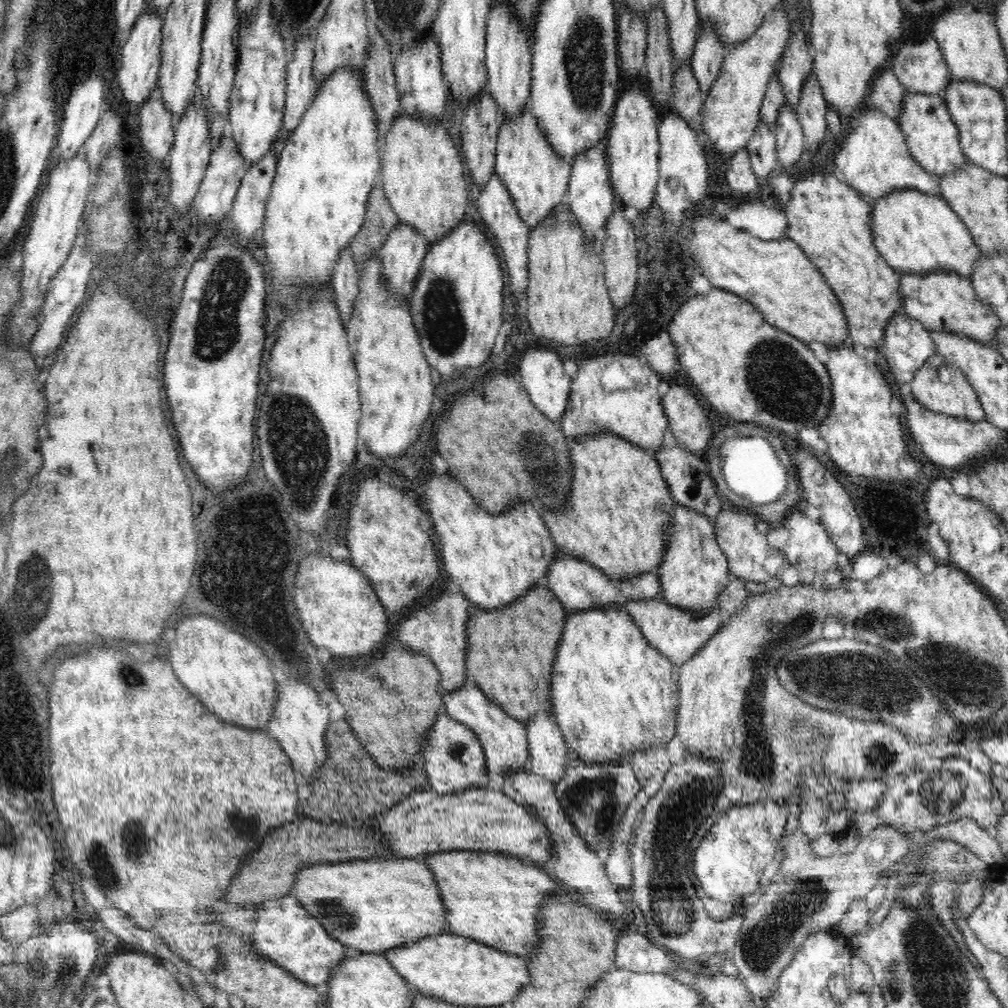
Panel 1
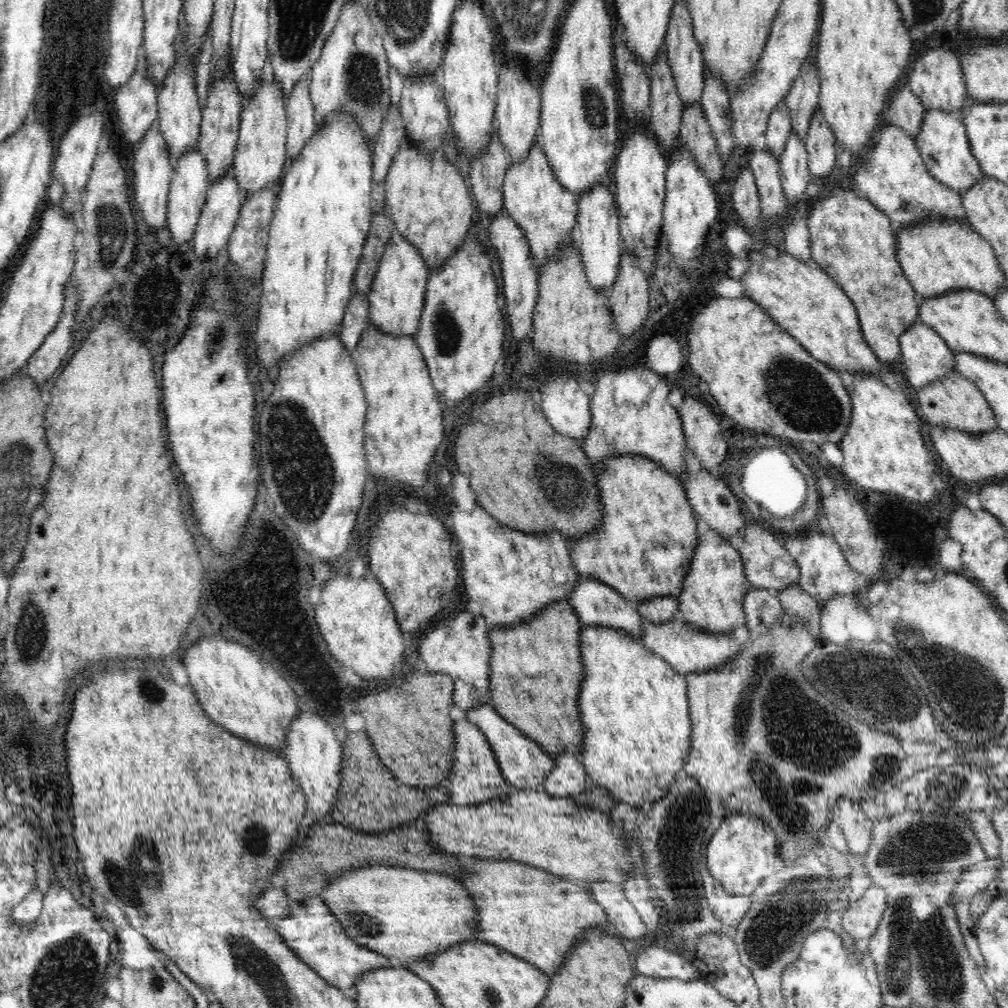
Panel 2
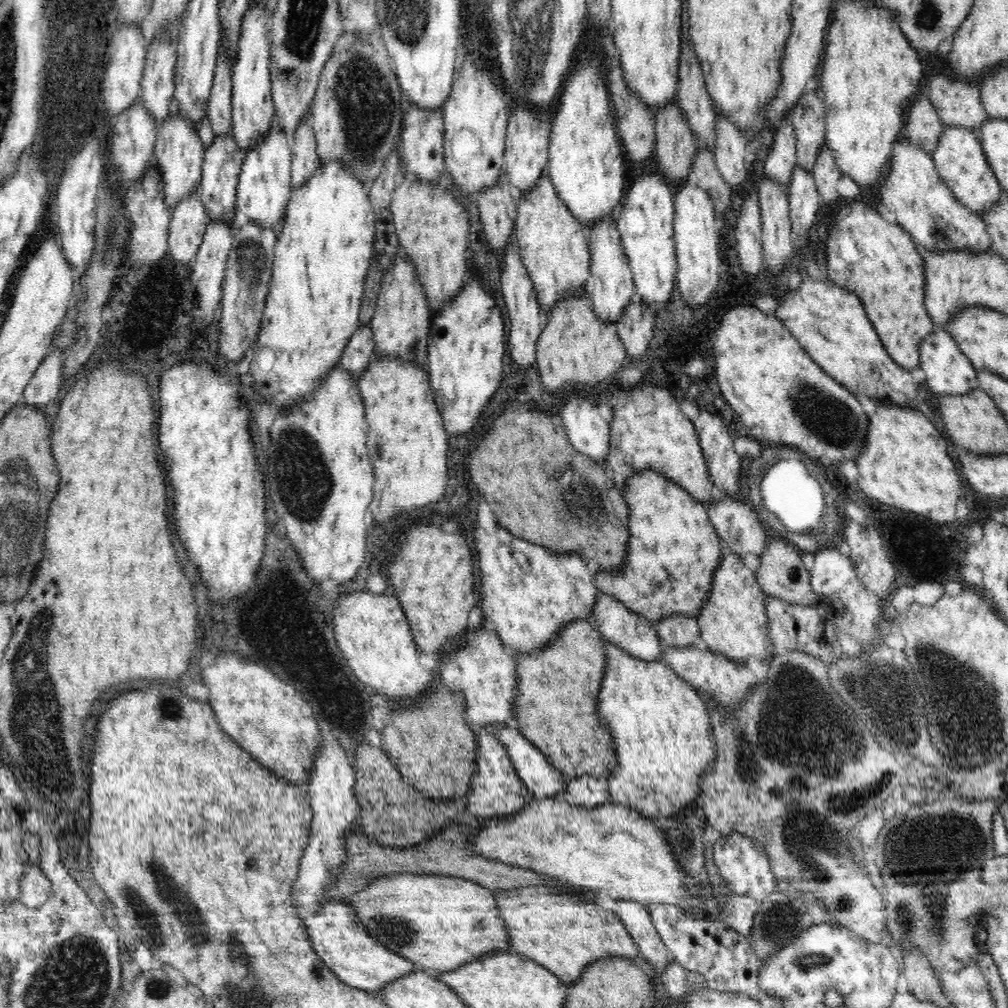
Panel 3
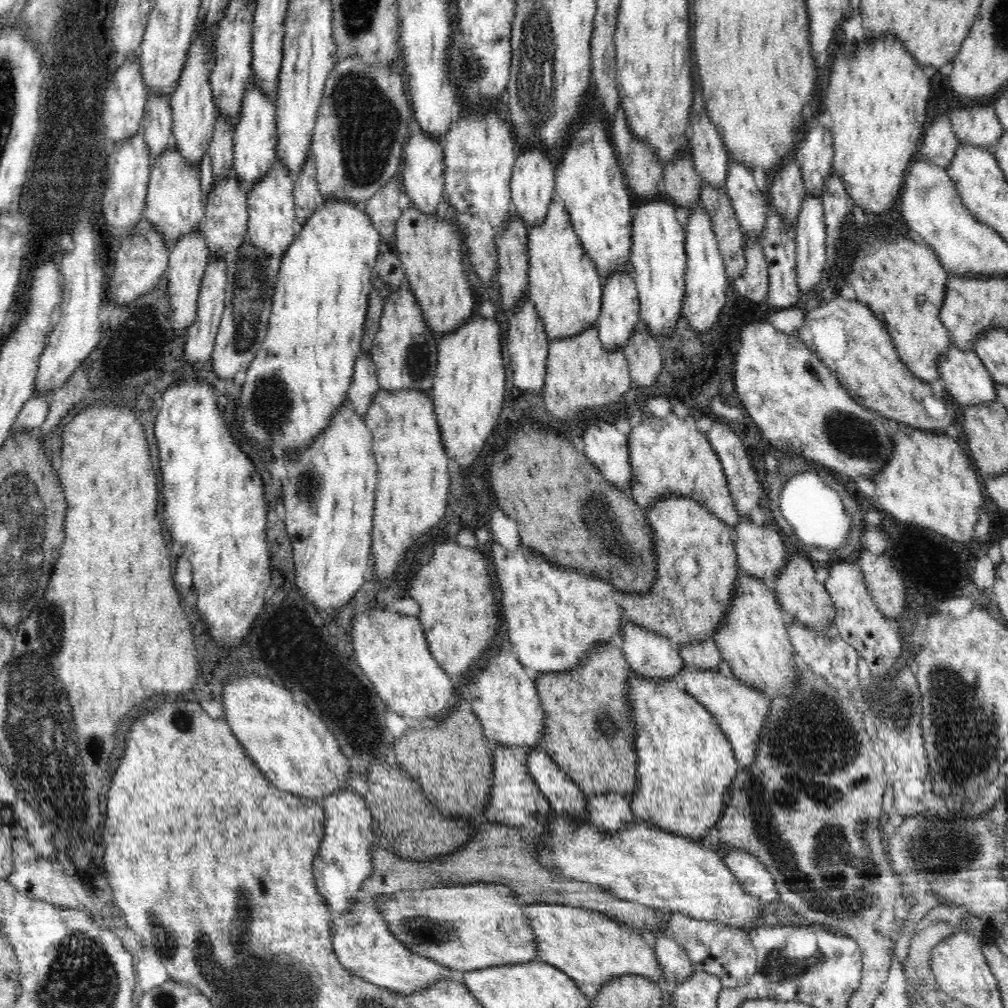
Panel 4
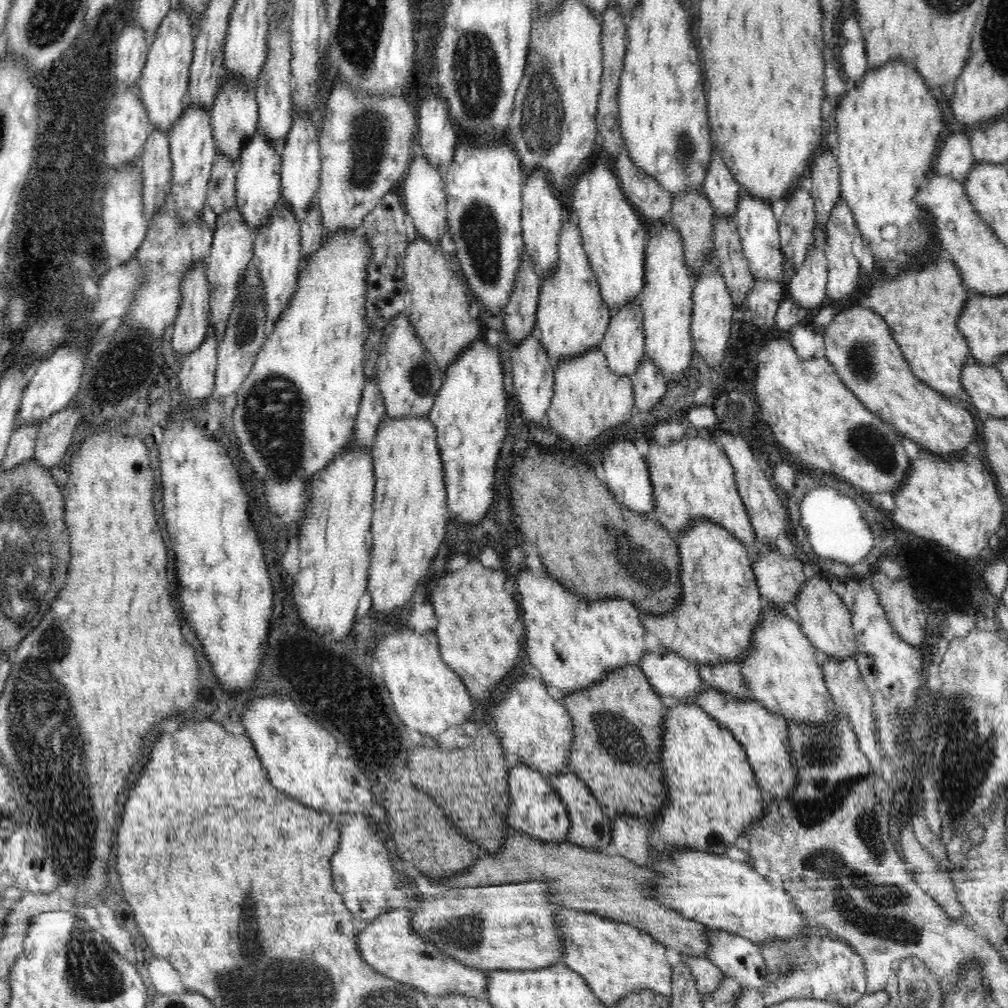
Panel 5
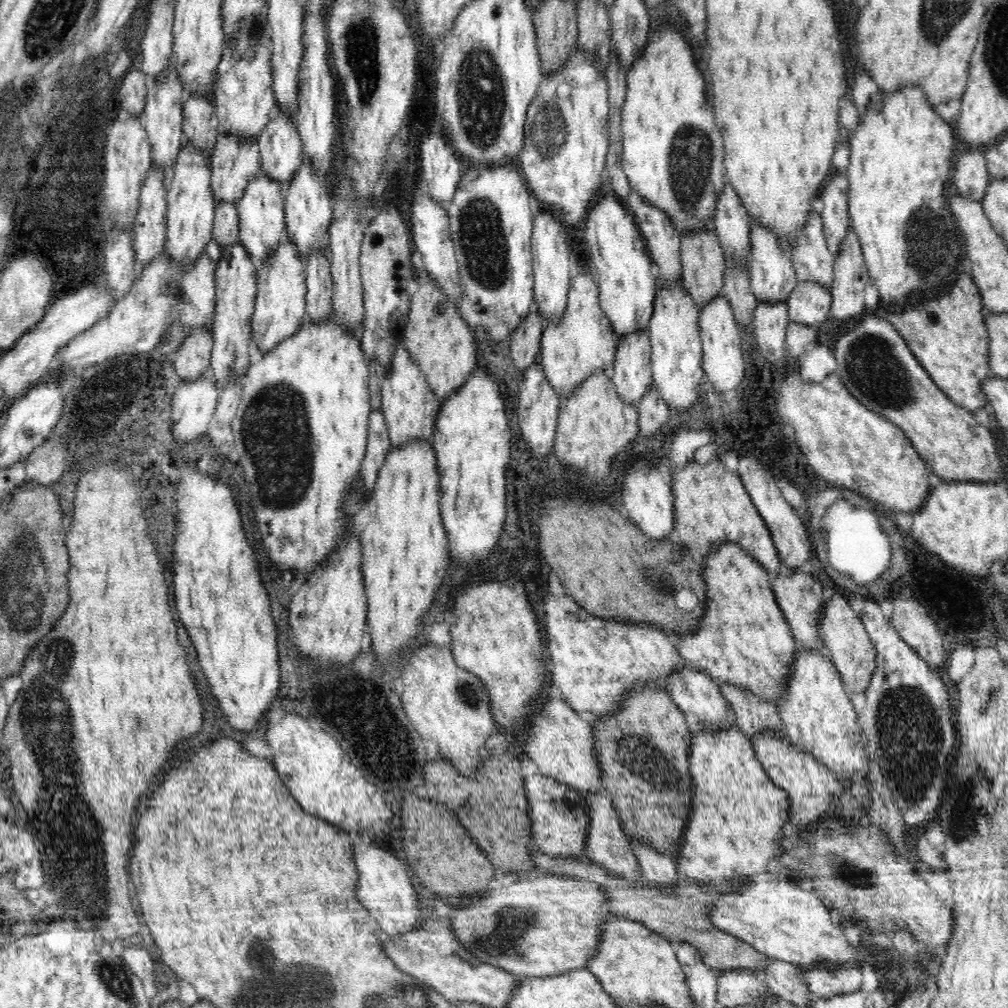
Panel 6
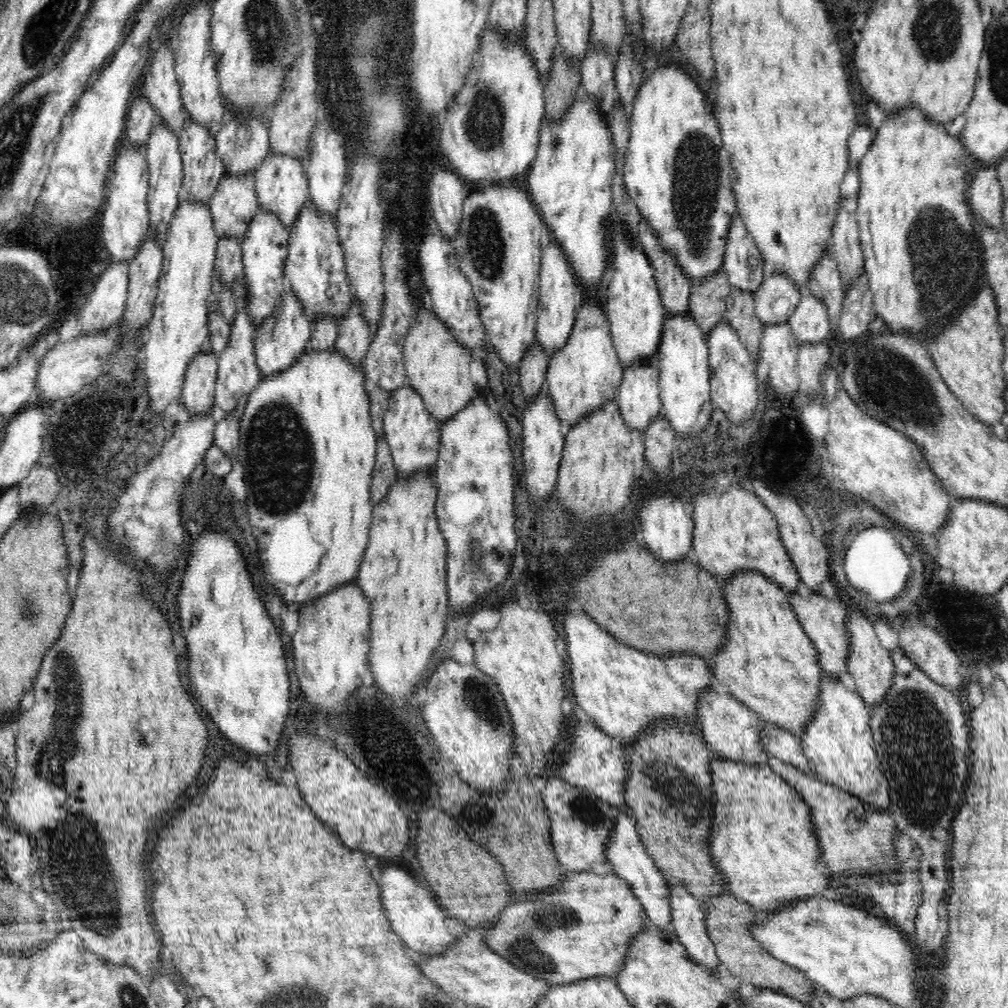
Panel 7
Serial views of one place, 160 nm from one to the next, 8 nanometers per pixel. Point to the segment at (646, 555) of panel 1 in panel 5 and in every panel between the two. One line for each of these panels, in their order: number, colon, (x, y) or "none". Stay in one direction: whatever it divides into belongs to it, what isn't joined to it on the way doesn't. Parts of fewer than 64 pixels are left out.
2: (643, 549)
3: (673, 550)
4: (697, 570)
5: (713, 620)

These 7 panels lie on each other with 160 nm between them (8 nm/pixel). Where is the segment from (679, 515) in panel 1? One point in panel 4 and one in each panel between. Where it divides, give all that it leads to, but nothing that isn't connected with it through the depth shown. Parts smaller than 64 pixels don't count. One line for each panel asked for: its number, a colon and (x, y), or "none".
2: (711, 594)
3: (732, 621)
4: (753, 639)

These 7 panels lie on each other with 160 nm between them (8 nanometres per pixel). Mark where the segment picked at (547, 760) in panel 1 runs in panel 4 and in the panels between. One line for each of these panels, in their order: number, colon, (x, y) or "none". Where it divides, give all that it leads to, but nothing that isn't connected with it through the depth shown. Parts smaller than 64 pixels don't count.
2: (568, 778)
3: (588, 791)
4: (608, 811)

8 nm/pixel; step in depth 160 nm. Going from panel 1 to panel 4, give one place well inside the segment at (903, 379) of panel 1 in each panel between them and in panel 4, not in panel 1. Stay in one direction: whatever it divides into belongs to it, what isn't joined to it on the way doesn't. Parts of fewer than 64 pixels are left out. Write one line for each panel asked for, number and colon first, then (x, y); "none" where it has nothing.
2: (926, 357)
3: (948, 371)
4: (968, 381)

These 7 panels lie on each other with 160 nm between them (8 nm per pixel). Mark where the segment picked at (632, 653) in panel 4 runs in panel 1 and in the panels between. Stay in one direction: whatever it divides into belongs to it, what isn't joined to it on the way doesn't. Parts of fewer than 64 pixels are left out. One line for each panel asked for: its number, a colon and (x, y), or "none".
1: (579, 585)
2: (595, 603)
3: (617, 624)

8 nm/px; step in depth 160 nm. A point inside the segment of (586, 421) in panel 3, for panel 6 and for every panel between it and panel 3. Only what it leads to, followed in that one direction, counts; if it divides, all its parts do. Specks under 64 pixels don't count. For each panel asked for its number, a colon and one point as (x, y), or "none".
4: (606, 447)
5: (627, 475)
6: (647, 497)

